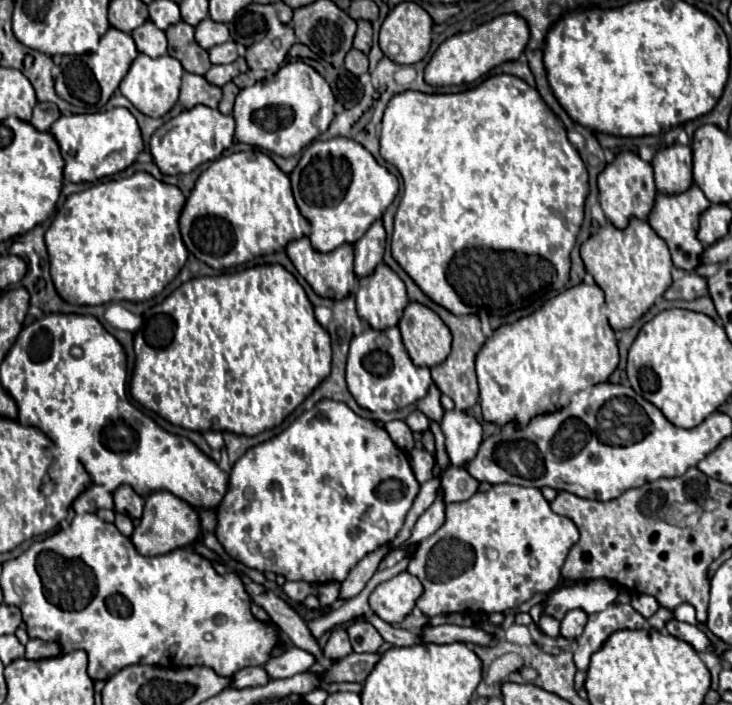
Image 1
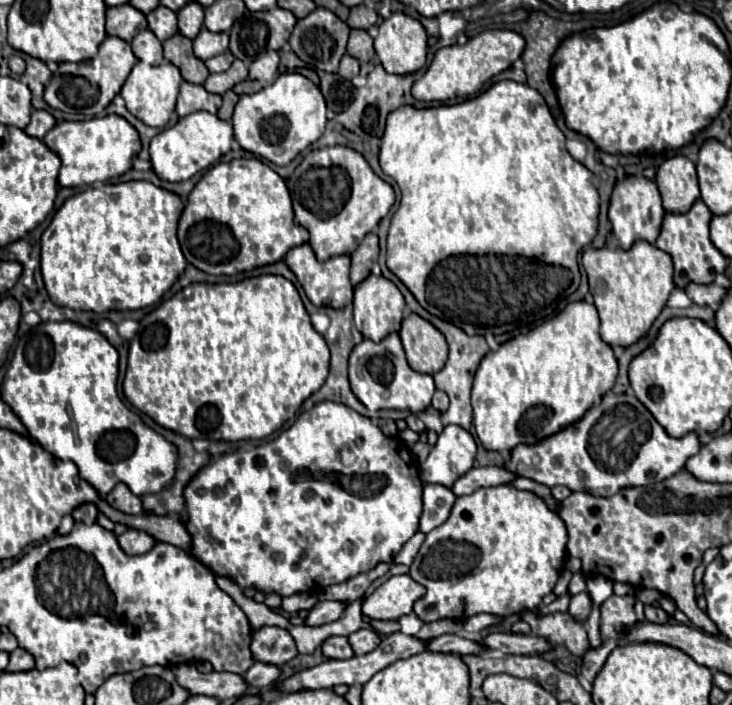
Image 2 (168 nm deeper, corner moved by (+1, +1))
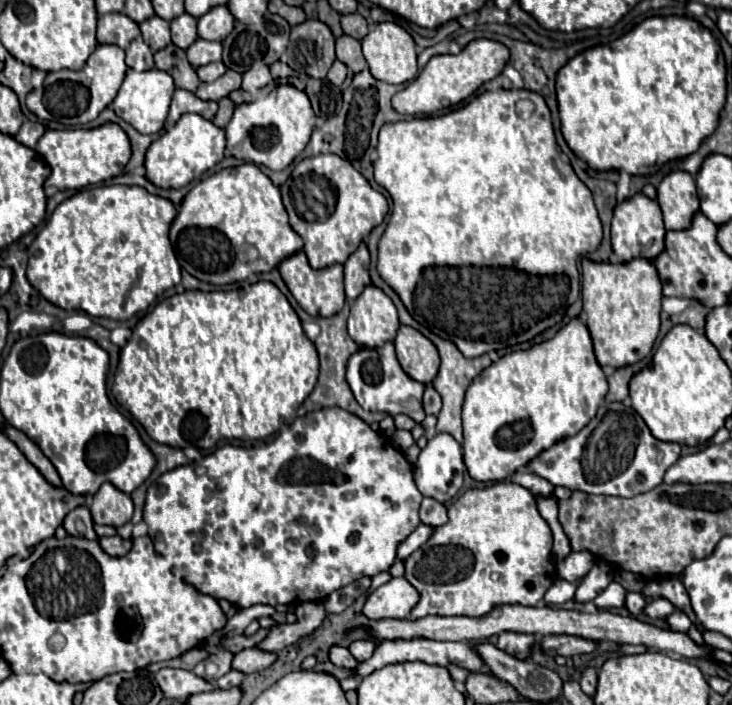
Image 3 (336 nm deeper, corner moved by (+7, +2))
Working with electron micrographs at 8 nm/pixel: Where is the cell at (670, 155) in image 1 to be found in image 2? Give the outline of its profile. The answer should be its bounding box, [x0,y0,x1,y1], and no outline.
[655,155,699,215]

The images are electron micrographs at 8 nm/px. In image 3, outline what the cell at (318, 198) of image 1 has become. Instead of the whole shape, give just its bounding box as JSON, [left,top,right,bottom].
[281,154,389,268]

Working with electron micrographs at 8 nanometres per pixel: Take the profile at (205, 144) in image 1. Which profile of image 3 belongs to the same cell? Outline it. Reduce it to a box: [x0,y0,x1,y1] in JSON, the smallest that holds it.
[145,114,225,188]

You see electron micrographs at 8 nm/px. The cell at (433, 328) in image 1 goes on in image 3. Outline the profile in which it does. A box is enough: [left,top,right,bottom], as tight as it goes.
[395,326,439,384]

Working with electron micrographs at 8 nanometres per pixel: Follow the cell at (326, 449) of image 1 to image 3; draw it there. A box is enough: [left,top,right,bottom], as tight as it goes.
[143,406,423,608]

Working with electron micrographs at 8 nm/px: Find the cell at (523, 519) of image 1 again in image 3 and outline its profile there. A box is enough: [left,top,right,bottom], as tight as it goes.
[405,482,555,620]

